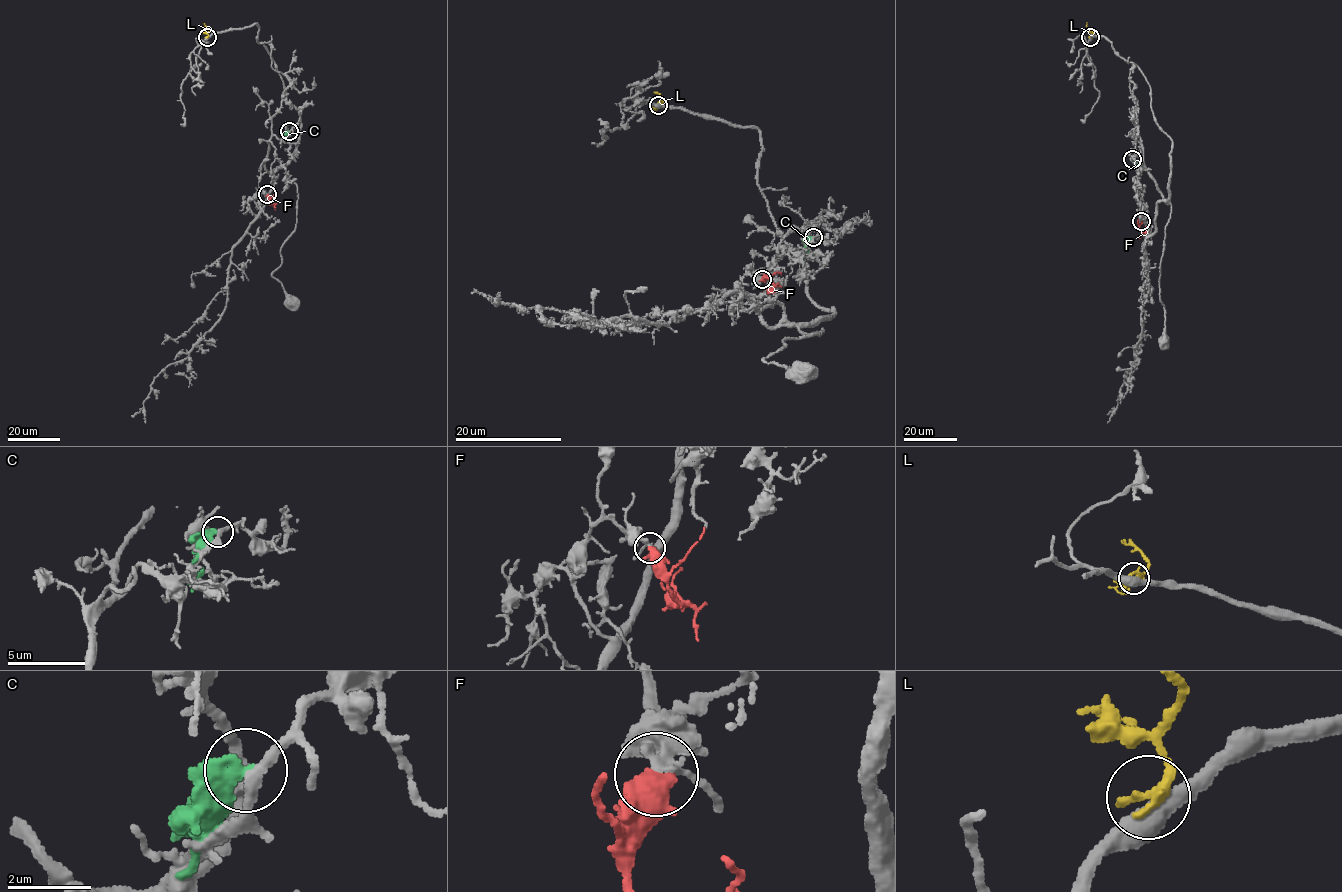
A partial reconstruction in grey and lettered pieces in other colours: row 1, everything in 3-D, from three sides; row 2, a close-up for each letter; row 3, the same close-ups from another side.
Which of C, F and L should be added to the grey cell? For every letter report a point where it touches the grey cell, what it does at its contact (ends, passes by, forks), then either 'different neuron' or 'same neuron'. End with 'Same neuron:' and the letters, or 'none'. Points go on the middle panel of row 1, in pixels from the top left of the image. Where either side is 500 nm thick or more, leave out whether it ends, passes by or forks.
C: (813, 237) | it ends | different neuron
F: (762, 279) | same neuron
L: (658, 105) | it ends | different neuron
Same neuron: F

